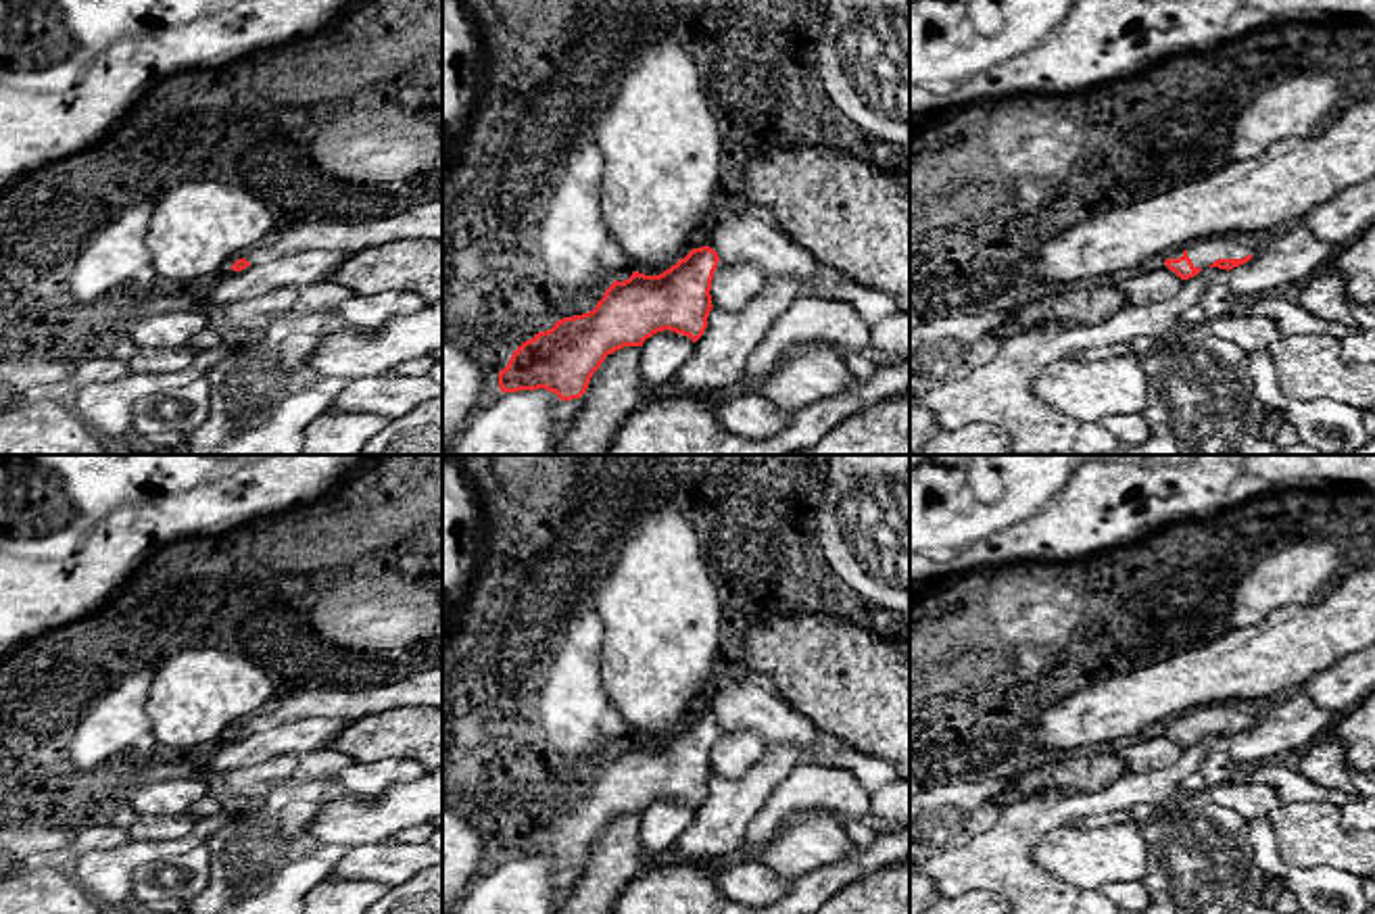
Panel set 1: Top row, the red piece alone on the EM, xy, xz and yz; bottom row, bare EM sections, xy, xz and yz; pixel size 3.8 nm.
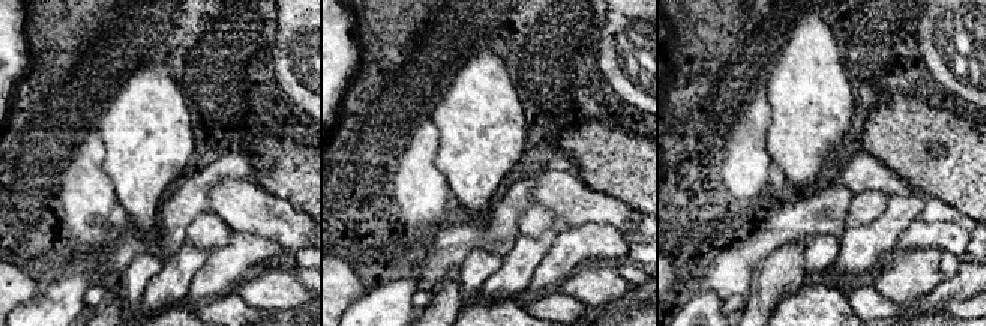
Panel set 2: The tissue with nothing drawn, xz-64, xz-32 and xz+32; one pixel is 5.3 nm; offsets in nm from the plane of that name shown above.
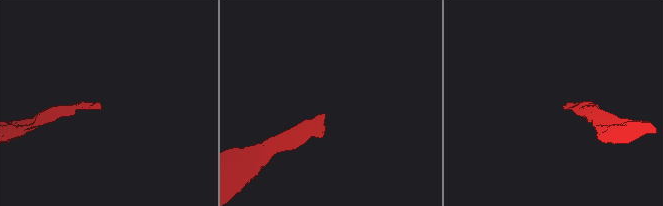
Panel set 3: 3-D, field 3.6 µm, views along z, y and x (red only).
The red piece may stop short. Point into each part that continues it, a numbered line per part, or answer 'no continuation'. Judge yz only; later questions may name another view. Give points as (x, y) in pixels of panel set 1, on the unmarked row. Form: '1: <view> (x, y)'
1: yz (1202, 720)

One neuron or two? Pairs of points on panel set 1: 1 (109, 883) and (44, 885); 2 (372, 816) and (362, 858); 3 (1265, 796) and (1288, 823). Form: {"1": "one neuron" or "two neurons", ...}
{"1": "two neurons", "2": "two neurons", "3": "two neurons"}

